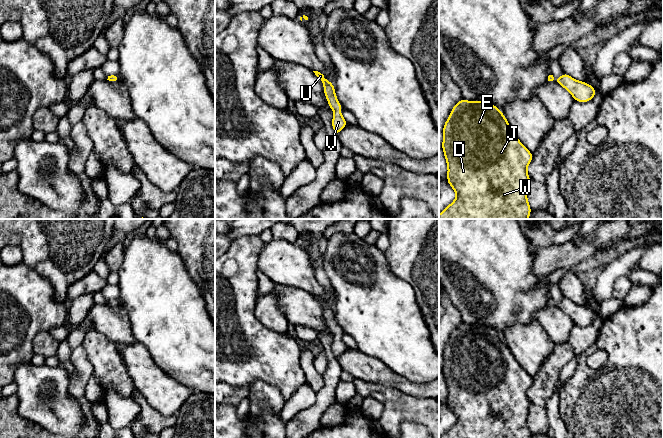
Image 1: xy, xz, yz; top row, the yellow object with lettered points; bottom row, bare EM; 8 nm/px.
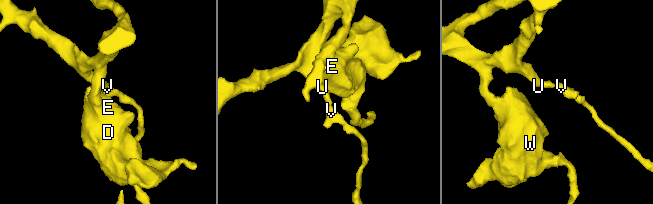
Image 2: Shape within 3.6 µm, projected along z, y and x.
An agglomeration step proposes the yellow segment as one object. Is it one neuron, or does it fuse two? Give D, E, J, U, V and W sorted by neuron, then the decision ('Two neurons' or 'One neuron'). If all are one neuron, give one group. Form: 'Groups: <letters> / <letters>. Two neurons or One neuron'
Groups: D E J U V W. One neuron

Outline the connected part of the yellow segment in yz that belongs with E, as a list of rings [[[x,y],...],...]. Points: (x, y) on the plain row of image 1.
[[[462,322],[452,331],[444,348],[442,374],[448,390],[447,406],[456,416],[456,422],[440,438],[531,438],[527,424],[531,403],[526,393],[533,378],[516,361],[505,339],[494,328]]]

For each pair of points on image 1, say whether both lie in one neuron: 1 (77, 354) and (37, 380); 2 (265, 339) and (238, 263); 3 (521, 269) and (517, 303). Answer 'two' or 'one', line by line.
1: two
2: one
3: one

